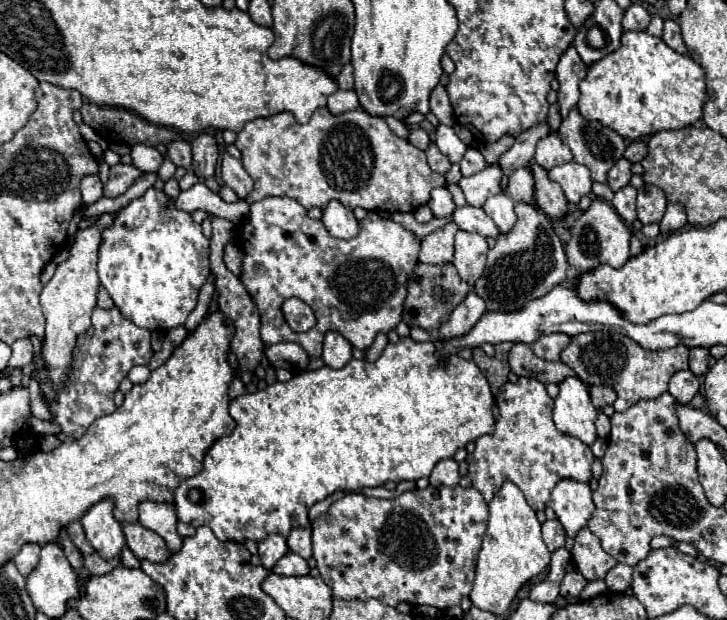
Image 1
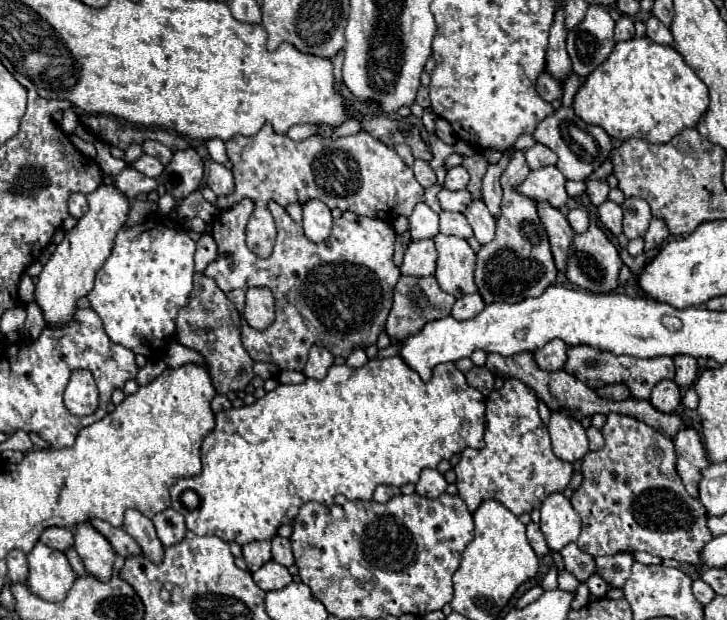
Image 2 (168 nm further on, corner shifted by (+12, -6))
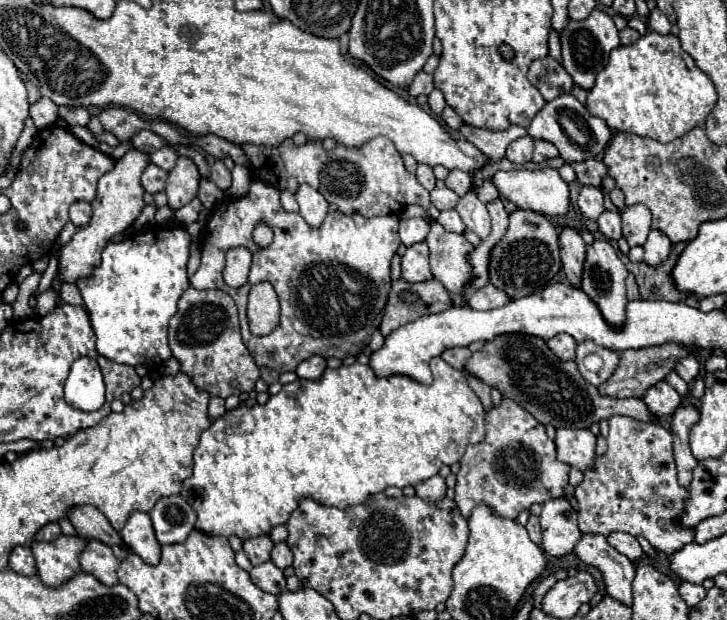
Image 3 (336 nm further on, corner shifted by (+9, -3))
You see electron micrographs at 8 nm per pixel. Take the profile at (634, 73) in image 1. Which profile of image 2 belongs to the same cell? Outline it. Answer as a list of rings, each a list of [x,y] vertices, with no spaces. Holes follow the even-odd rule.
[[[632,38],[626,42],[618,42],[608,56],[580,86],[574,98],[574,112],[588,124],[596,124],[604,128],[612,138],[626,140],[626,138],[640,138],[652,144],[664,144],[672,140],[678,132],[686,128],[694,128],[700,116],[708,108],[708,88],[706,84],[694,74],[694,70],[684,62],[682,54],[672,46],[662,46],[652,42],[650,38]]]

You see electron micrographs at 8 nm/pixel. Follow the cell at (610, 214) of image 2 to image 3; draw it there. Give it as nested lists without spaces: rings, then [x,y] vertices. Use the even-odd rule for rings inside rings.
[[[603,211],[597,219],[599,223],[599,231],[607,237],[607,239],[621,239],[621,215],[619,211]]]

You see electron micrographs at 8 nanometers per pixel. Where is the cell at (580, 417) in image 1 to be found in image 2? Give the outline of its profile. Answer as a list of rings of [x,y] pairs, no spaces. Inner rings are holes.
[[[566,410],[552,412],[548,432],[552,438],[554,454],[564,462],[576,462],[588,452],[586,430]]]

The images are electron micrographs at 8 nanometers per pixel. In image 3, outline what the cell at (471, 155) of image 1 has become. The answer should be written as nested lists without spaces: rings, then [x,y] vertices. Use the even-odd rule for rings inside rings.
[[[453,169],[453,171],[449,171],[449,175],[447,175],[447,179],[445,179],[445,185],[447,185],[449,189],[453,189],[455,193],[465,195],[465,193],[471,189],[471,175],[465,173],[465,171]]]

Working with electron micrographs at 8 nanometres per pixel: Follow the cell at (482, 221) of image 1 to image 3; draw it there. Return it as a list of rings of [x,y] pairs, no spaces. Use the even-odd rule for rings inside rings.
[[[455,209],[441,211],[437,221],[445,227],[445,231],[453,231],[453,233],[463,233],[465,231],[465,223],[461,221],[461,217],[459,217],[459,213]]]

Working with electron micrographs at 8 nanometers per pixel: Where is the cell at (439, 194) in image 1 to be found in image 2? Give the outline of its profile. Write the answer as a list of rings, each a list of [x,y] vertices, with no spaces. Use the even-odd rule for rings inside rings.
[[[424,202],[416,204],[410,216],[410,236],[412,240],[434,238],[438,234],[438,214],[432,212]]]

